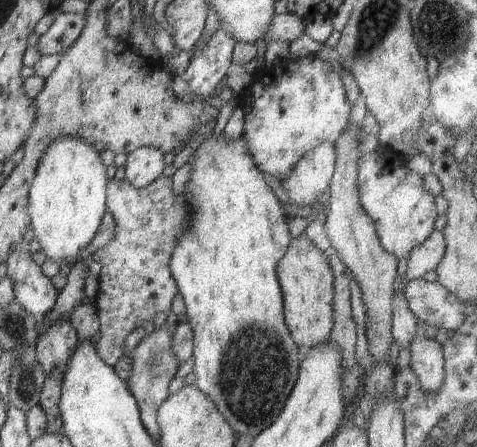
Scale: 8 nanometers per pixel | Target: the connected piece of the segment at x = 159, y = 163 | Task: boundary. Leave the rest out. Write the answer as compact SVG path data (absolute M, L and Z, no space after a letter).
M140 147L127 154L124 174L126 180L139 189L164 175L165 166L160 150L154 147Z

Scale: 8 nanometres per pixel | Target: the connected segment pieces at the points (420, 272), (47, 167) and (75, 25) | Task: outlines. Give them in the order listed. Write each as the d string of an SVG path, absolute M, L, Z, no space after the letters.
M432 231L432 234L421 245L414 247L407 256L405 281L419 279L435 270L445 253L445 236L443 231Z
M64 135L52 139L41 154L28 195L28 214L34 238L40 243L47 258L61 264L63 261L77 261L75 254L81 251L94 238L99 229L102 215L107 211L106 169L97 151L86 139L76 135Z
M61 12L49 30L39 36L37 48L41 56L53 55L75 43L85 25L86 13Z

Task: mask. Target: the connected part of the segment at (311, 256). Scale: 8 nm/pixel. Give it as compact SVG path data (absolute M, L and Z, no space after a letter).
M305 234L293 238L284 256L276 263L282 289L284 318L294 342L308 348L329 341L333 325L334 283L328 255Z

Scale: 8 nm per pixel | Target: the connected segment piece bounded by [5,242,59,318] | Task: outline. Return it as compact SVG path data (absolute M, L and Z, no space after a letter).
M23 242L9 252L5 263L7 276L13 281L15 299L30 314L38 318L44 316L55 305L59 295L50 277L42 273Z

